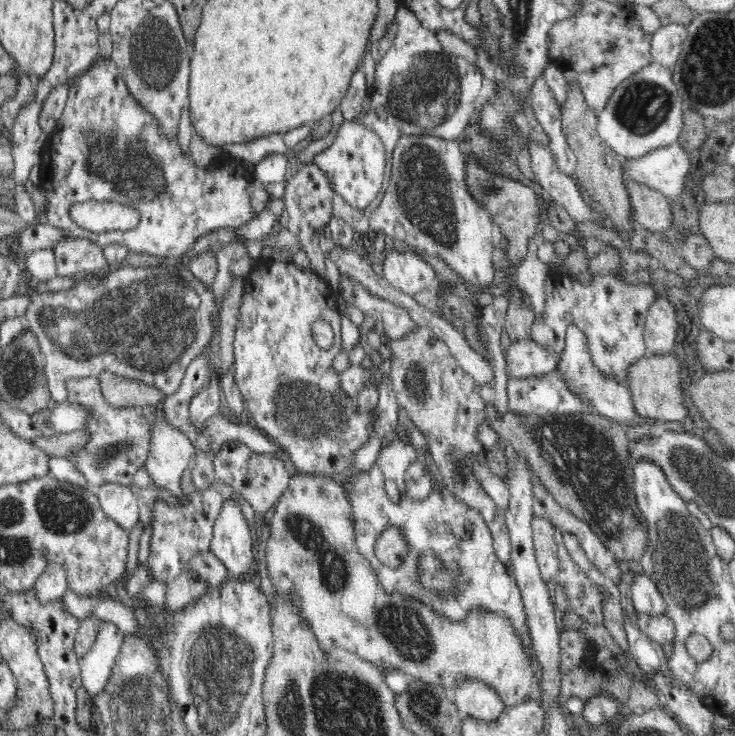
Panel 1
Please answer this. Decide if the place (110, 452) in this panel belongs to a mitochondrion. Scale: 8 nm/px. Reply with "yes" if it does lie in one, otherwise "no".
yes

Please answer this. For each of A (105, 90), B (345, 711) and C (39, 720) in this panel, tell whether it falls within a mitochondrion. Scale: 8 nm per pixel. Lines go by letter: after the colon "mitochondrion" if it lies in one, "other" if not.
A: other
B: mitochondrion
C: other

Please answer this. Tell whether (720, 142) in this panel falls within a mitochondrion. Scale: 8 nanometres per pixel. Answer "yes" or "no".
no

